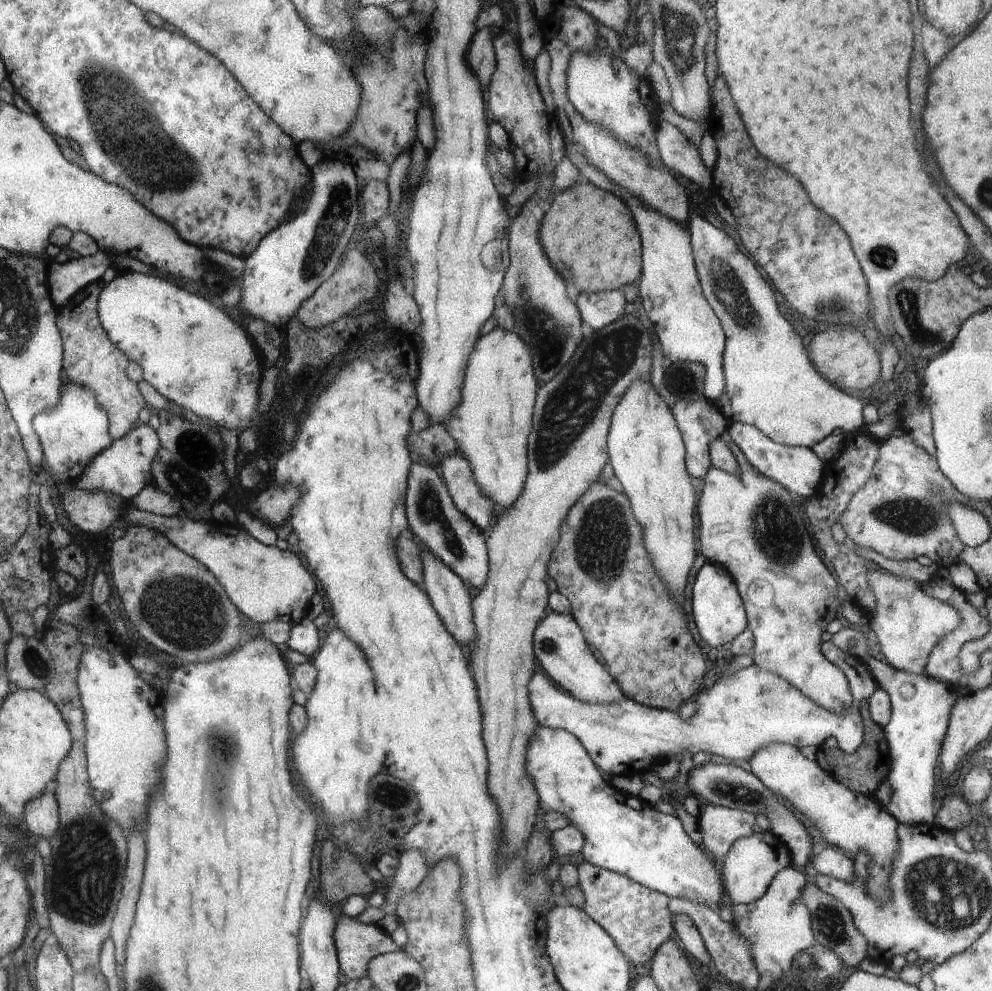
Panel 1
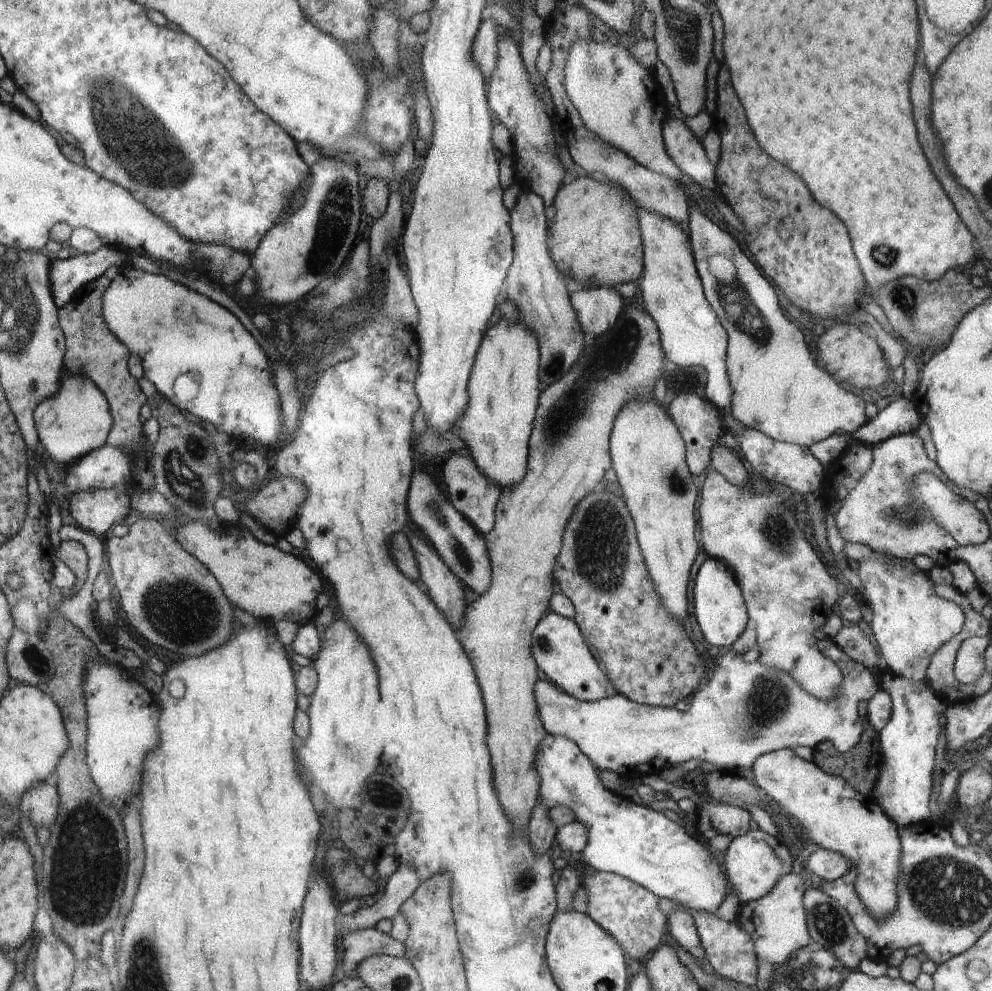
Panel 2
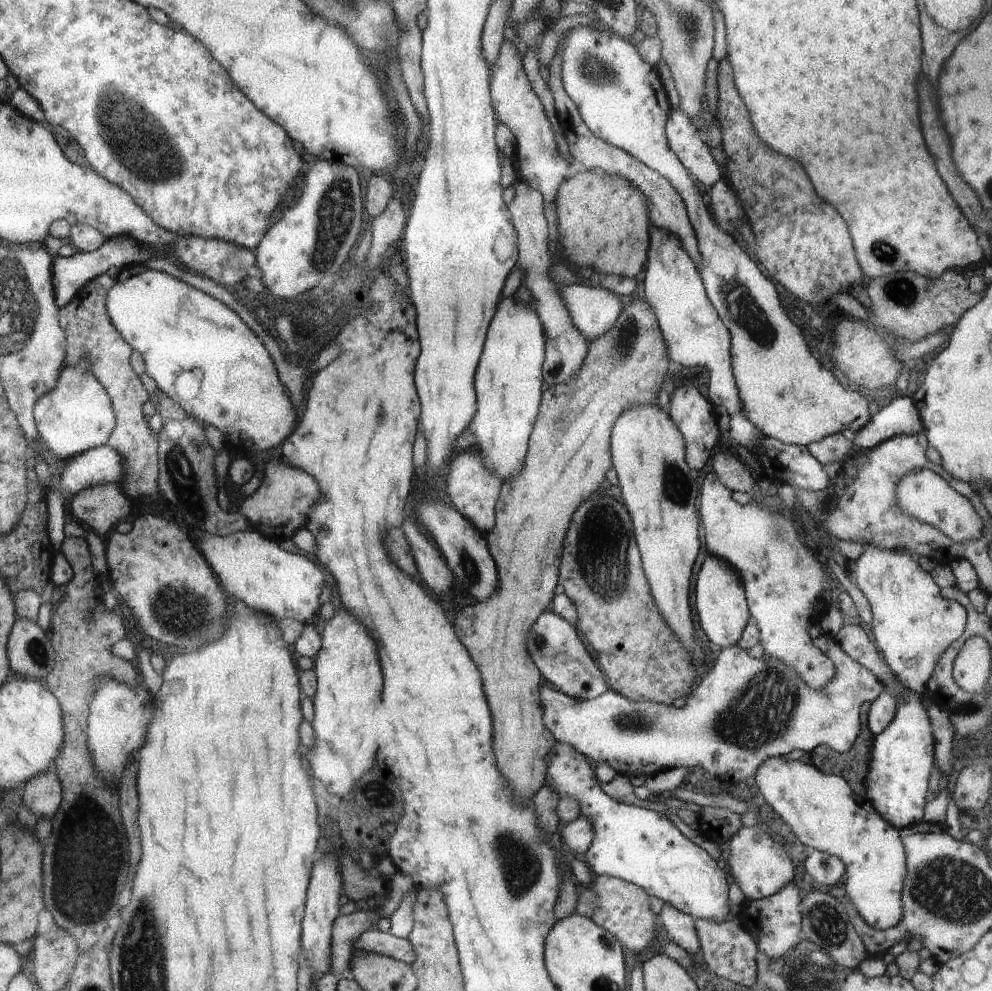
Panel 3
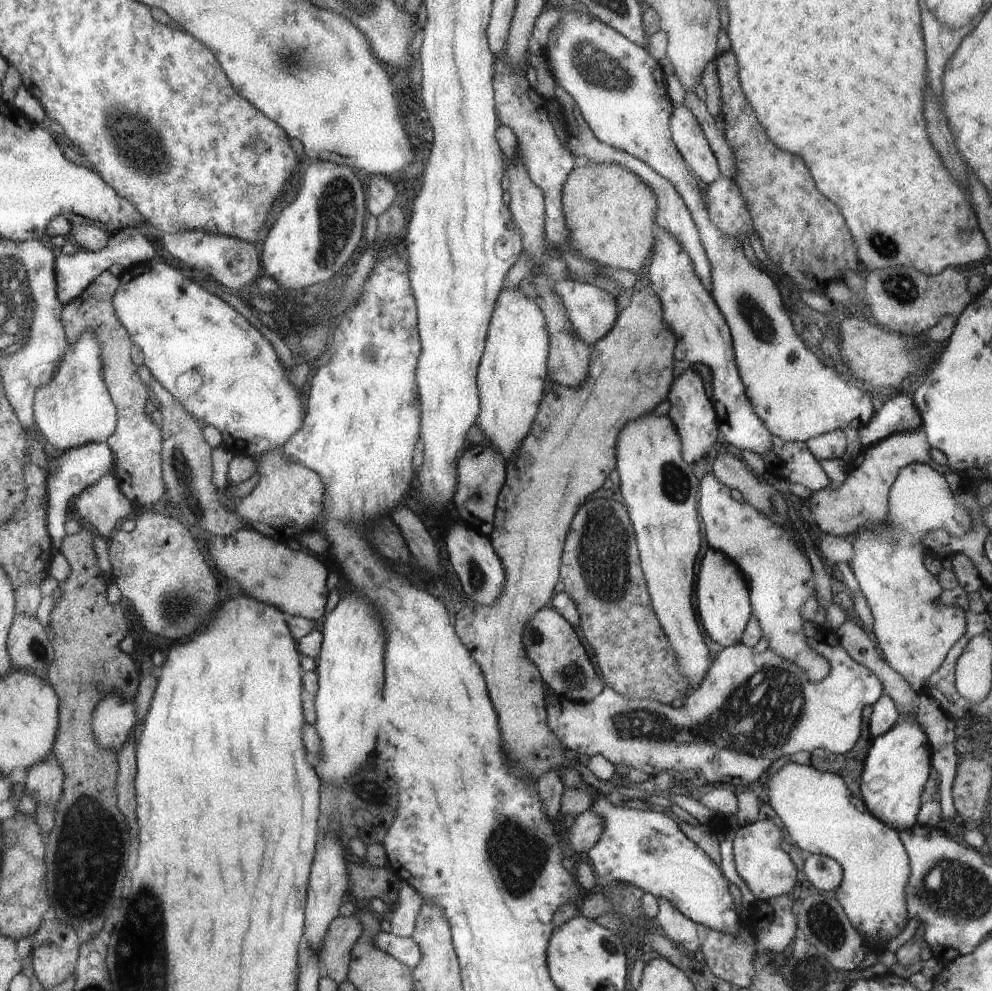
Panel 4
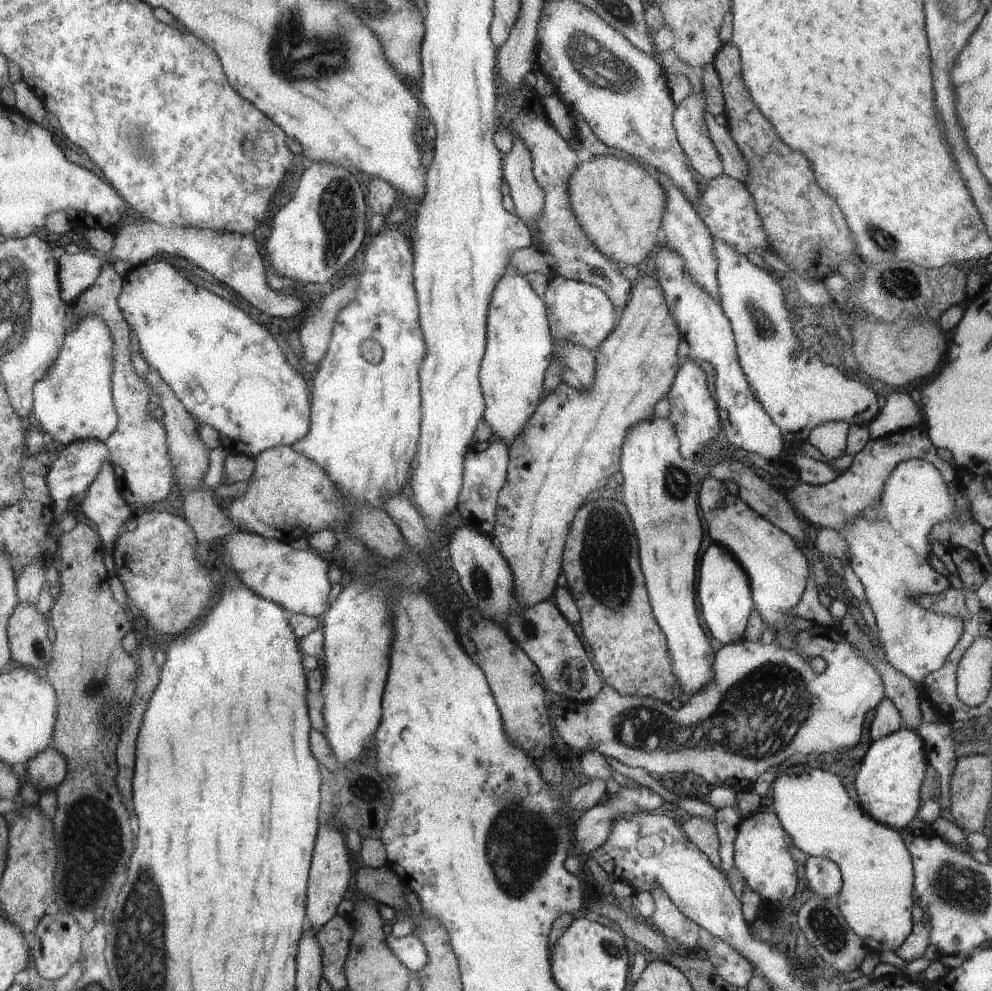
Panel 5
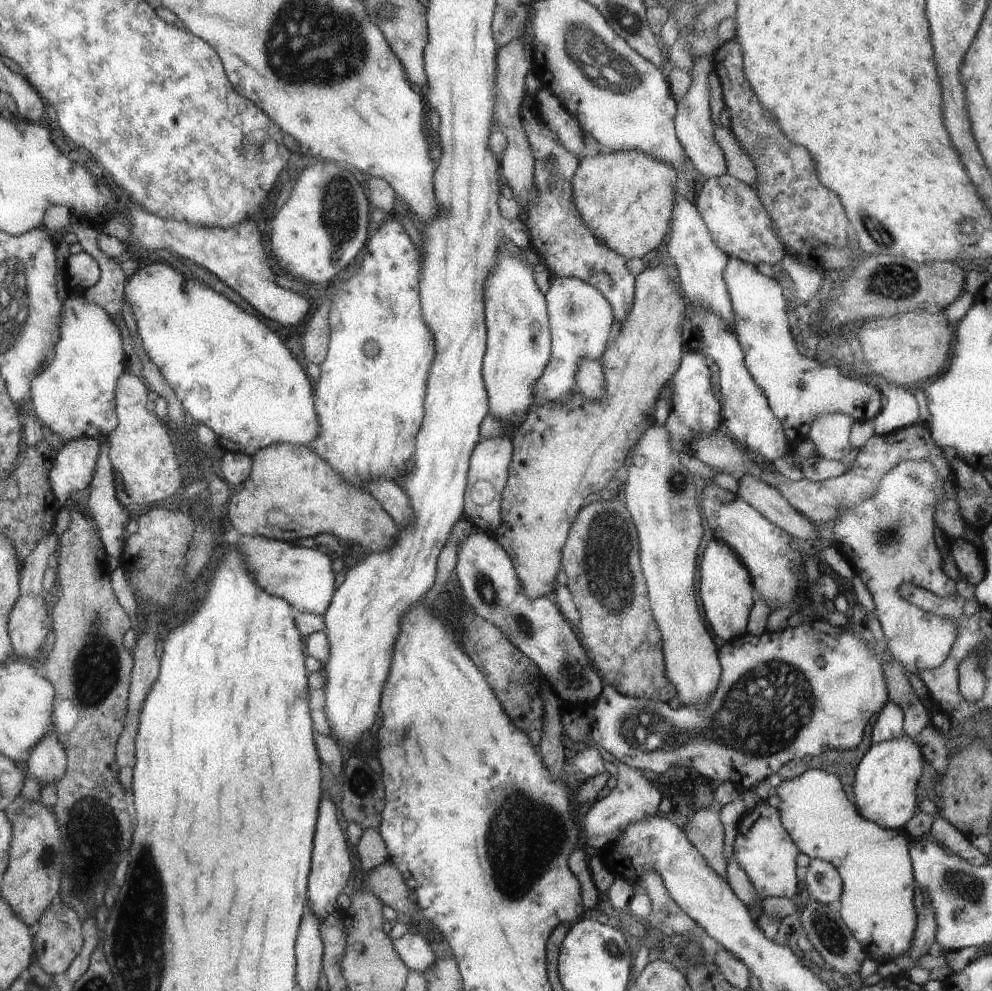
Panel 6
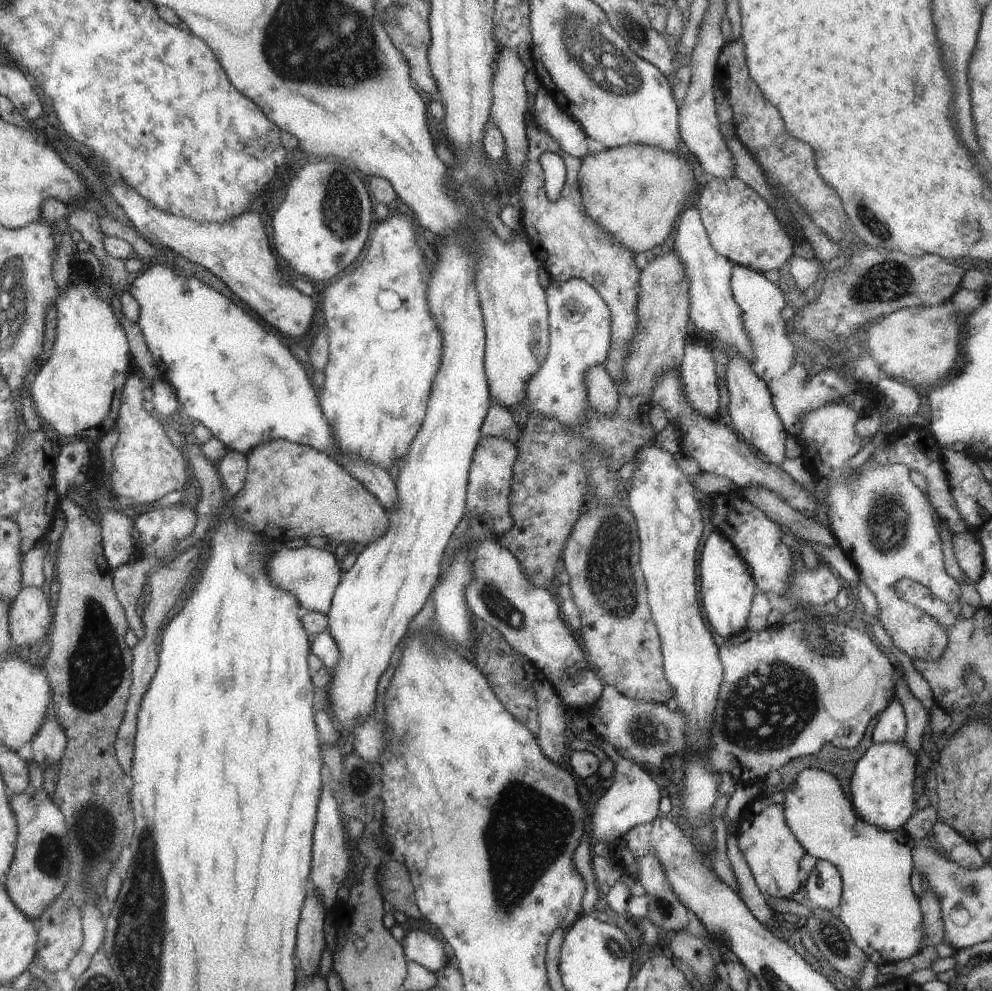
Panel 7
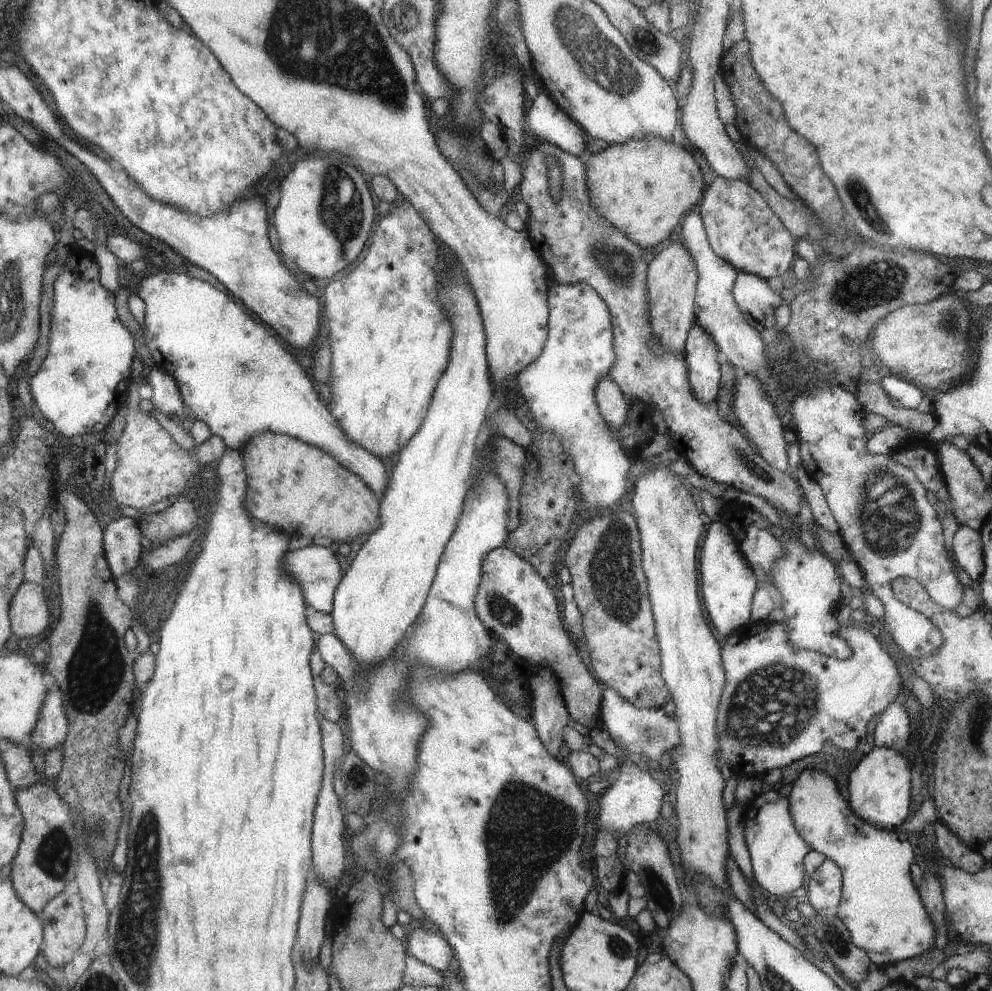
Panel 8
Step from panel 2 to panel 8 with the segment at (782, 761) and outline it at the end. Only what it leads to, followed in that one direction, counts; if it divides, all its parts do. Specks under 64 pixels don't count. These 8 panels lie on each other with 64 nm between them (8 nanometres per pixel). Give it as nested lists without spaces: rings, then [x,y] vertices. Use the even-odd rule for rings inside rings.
[[[803,770],[786,791],[788,812],[792,816],[796,832],[802,836],[810,850],[825,855],[826,859],[834,860],[842,870],[843,890],[836,913],[848,928],[853,943],[866,951],[871,962],[879,968],[885,968],[920,956],[934,947],[936,928],[928,918],[928,912],[910,876],[913,851],[908,835],[899,828],[879,829],[856,816],[840,795],[836,782],[822,772]]]

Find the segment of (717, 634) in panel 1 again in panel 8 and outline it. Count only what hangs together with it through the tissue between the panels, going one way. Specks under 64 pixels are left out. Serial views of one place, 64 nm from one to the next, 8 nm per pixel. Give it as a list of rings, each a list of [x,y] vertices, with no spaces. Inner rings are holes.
[[[714,521],[708,528],[700,550],[700,582],[702,600],[710,622],[723,636],[730,636],[750,623],[751,604],[758,586],[754,572],[730,534],[728,526]]]

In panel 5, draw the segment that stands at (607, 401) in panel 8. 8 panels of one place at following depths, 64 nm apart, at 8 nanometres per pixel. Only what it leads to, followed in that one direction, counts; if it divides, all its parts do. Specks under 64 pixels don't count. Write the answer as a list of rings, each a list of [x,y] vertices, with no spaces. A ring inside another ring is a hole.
[[[560,344],[558,346],[558,360],[564,364],[562,370],[562,380],[564,385],[576,388],[576,390],[586,390],[594,384],[596,376],[596,362],[590,350],[576,346],[576,344]]]

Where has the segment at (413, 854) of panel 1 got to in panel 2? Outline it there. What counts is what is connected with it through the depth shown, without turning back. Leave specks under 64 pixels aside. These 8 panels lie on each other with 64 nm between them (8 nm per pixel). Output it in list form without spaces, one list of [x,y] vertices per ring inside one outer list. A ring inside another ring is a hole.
[[[400,864],[396,872],[388,878],[383,893],[376,895],[376,903],[359,909],[353,914],[340,914],[336,920],[337,956],[343,956],[344,947],[340,946],[340,938],[348,932],[356,932],[375,927],[382,919],[393,919],[400,910],[400,906],[414,894],[421,883],[414,866]]]

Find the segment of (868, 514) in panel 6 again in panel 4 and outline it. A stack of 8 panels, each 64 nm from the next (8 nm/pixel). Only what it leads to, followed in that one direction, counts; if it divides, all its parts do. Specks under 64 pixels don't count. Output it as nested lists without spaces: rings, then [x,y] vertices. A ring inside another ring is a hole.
[[[910,464],[898,472],[898,478],[894,480],[888,496],[890,516],[894,522],[894,532],[876,534],[870,530],[862,530],[854,536],[854,556],[848,562],[856,580],[860,585],[860,592],[866,598],[873,617],[873,631],[878,640],[878,646],[882,650],[884,660],[892,667],[892,670],[910,684],[910,688],[918,694],[925,692],[925,684],[928,678],[940,664],[944,662],[950,648],[964,636],[966,632],[966,616],[957,606],[946,607],[938,602],[942,594],[942,586],[938,577],[926,570],[924,556],[928,553],[924,550],[928,532],[936,528],[944,528],[948,534],[964,536],[975,524],[966,512],[966,506],[953,494],[944,476],[936,470],[932,470],[927,464]]]

